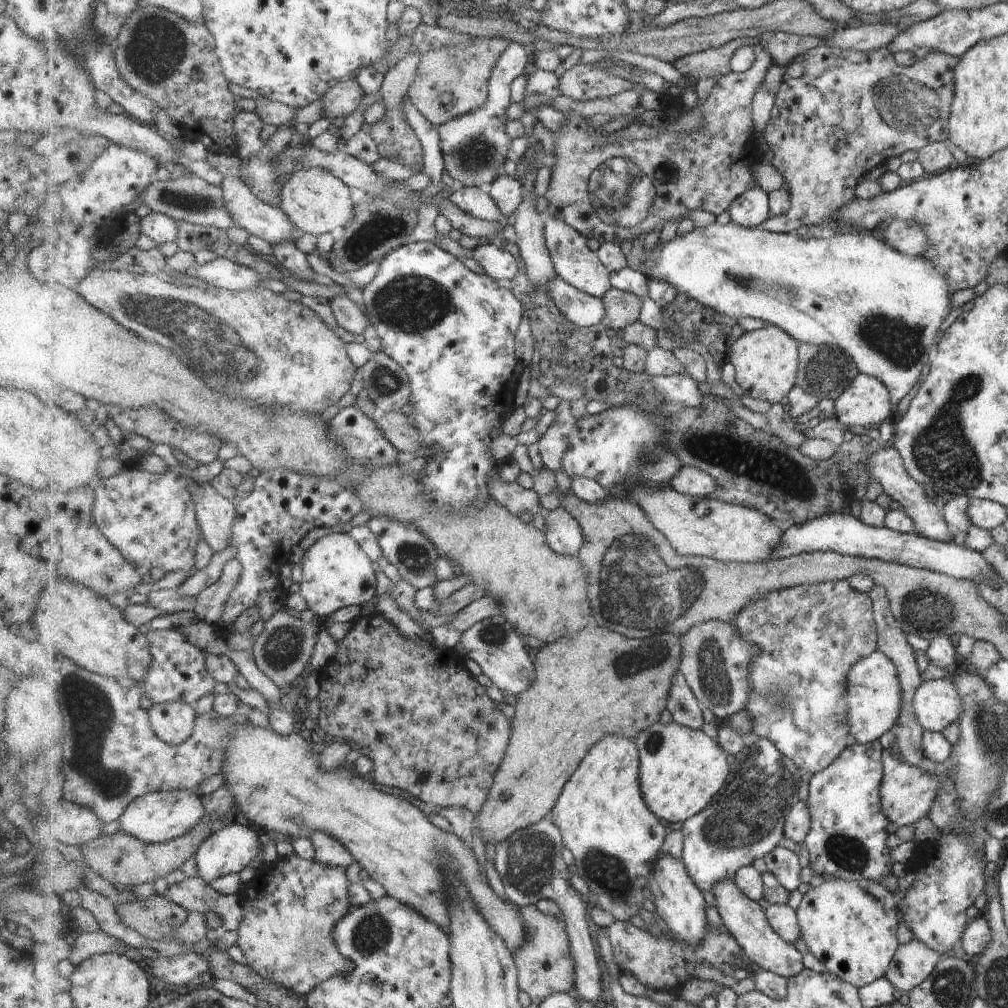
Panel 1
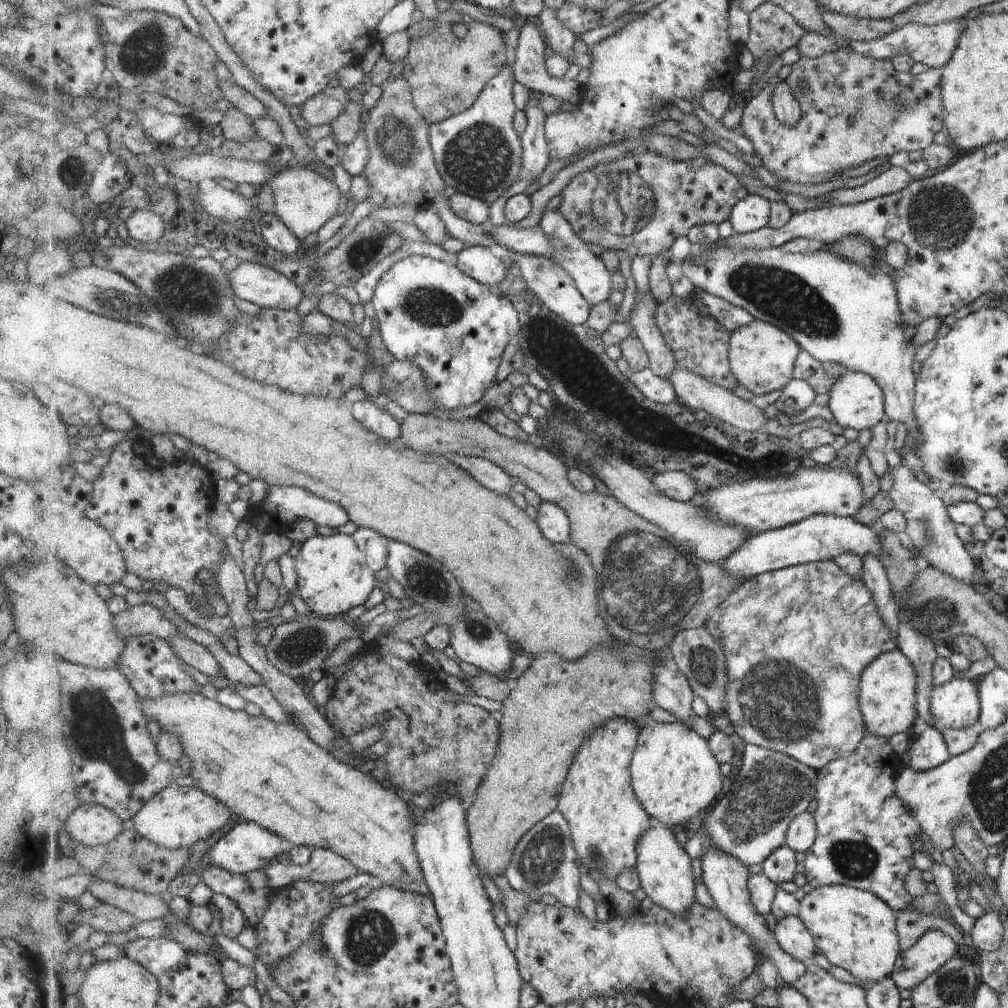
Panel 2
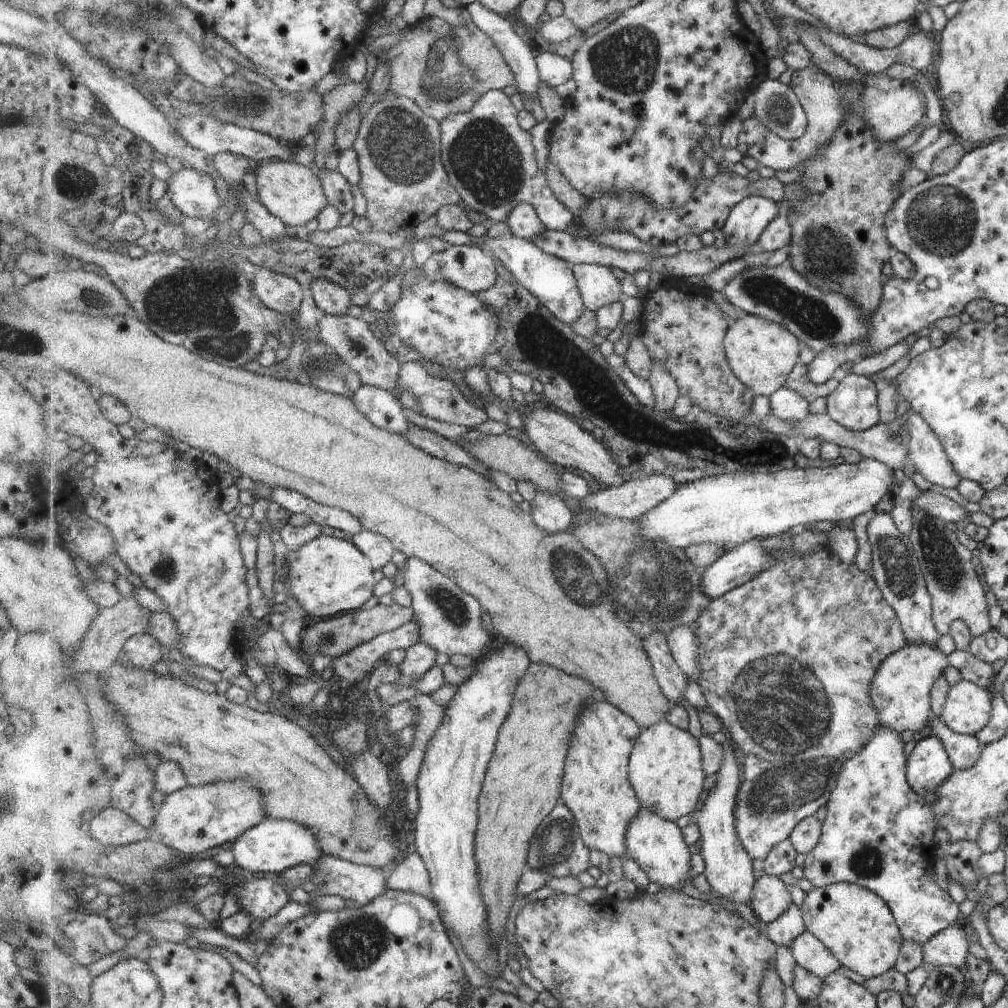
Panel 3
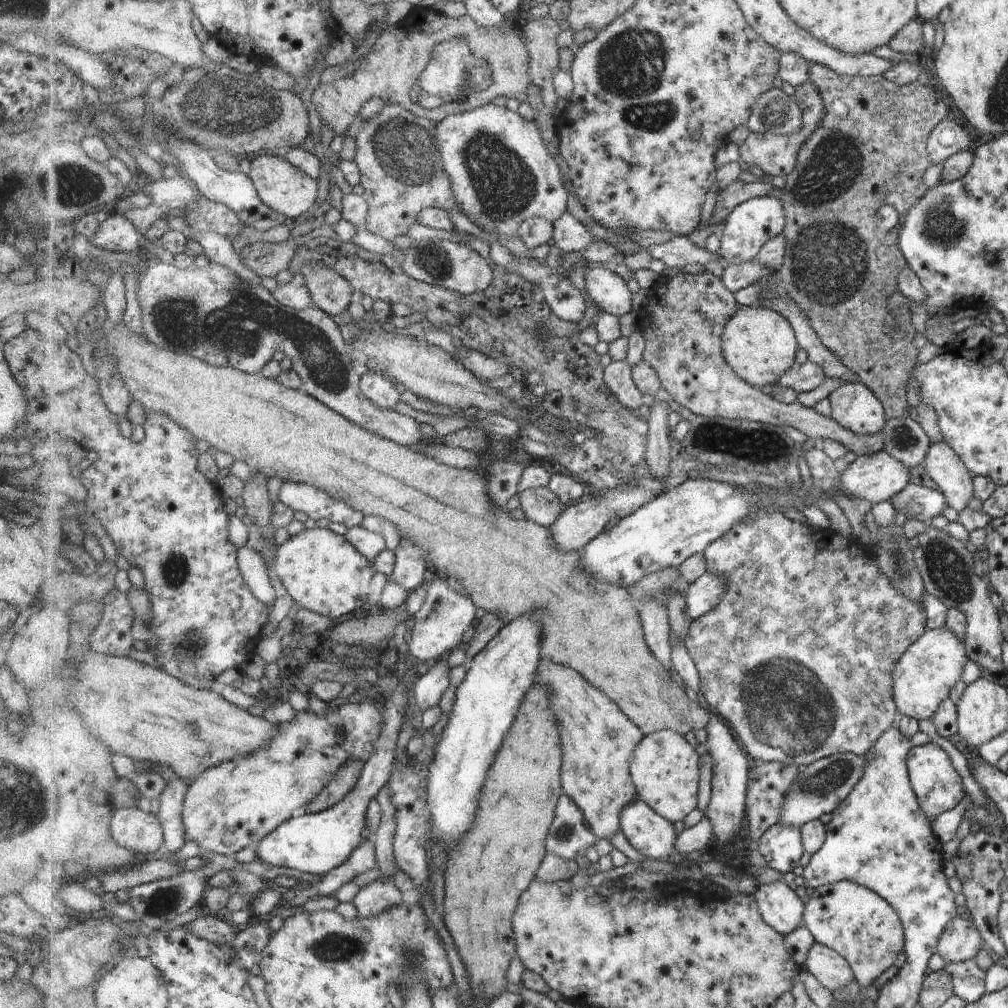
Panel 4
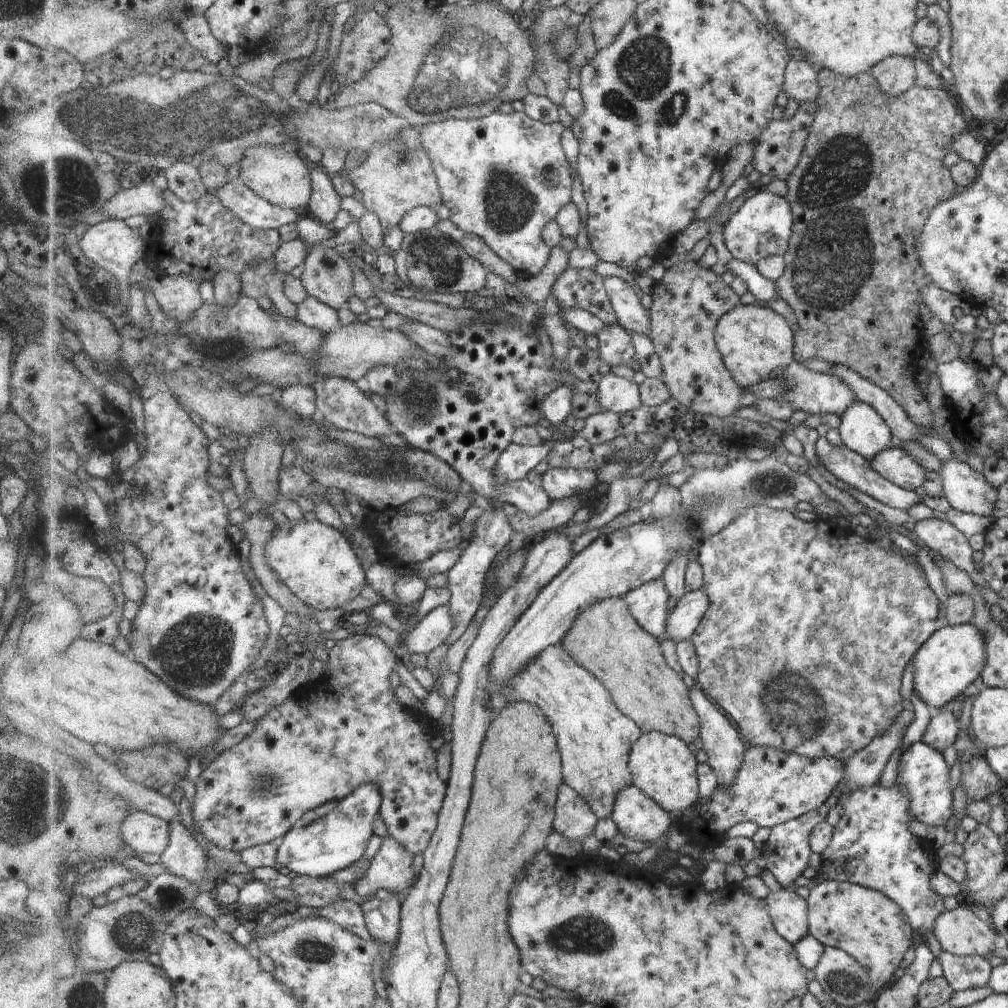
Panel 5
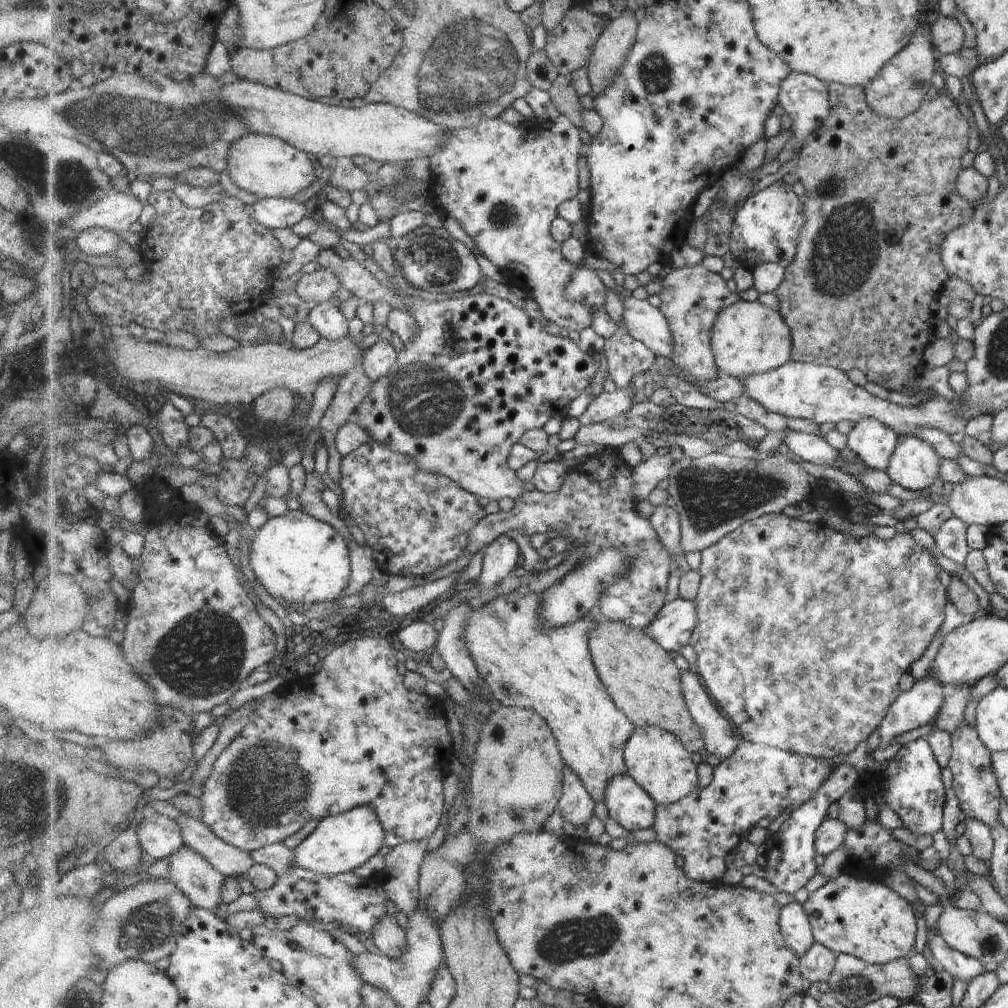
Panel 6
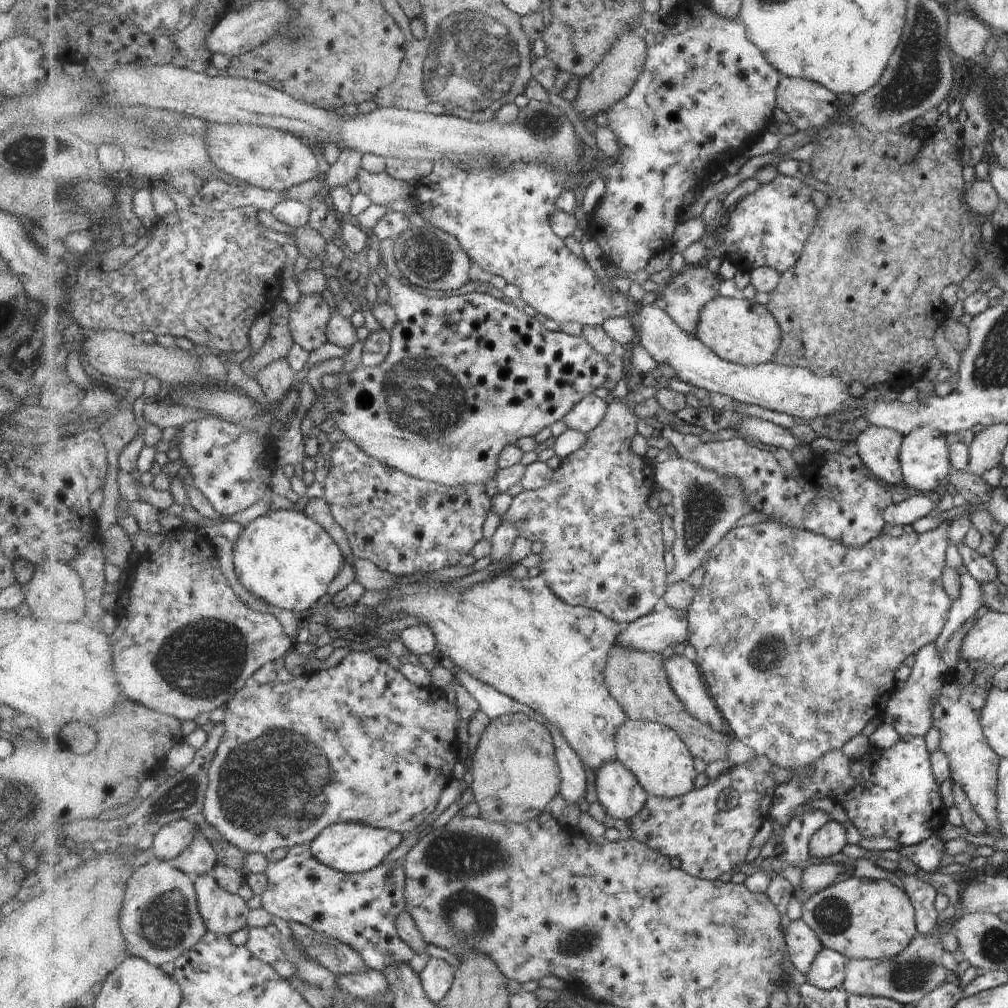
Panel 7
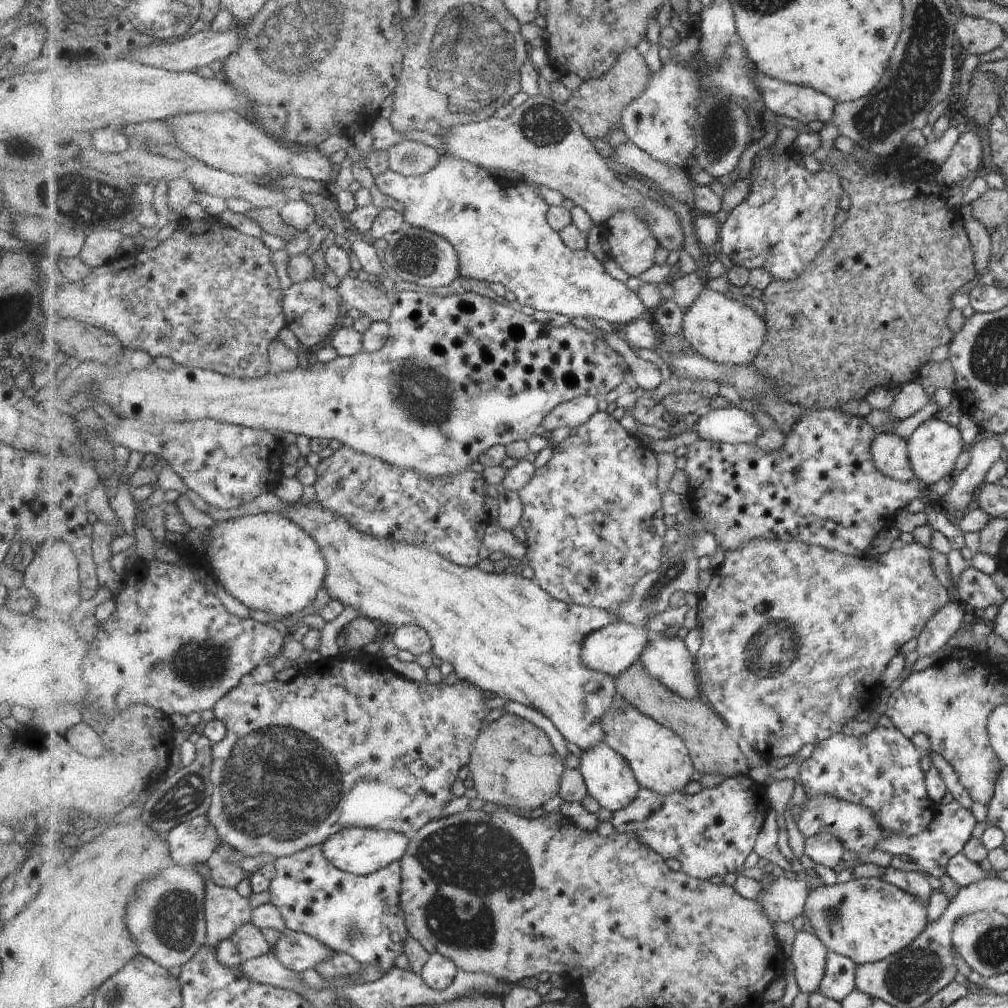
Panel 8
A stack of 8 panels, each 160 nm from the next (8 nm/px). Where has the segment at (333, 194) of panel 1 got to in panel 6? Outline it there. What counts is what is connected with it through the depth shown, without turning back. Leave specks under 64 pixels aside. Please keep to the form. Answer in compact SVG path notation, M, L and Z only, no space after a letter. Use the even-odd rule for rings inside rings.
M247 132L244 137L232 142L226 158L228 174L235 184L261 199L293 199L292 196L309 188L315 178L318 179L307 153L278 136Z

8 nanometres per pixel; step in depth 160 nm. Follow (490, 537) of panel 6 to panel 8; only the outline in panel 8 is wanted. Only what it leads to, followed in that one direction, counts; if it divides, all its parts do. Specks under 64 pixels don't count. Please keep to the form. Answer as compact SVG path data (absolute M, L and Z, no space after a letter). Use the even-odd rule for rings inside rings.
M597 411L586 423L571 430L569 436L557 446L552 446L552 457L548 463L535 471L531 482L518 491L524 506L524 513L520 526L527 534L525 542L528 548L524 564L528 564L535 571L535 581L553 598L570 605L581 605L584 607L597 607L608 610L618 609L625 601L630 601L635 585L650 572L659 570L667 557L665 543L665 532L667 524L663 520L666 514L662 501L662 492L658 487L658 468L656 453L649 448L645 441L641 441L634 435L629 434L618 420L604 411Z

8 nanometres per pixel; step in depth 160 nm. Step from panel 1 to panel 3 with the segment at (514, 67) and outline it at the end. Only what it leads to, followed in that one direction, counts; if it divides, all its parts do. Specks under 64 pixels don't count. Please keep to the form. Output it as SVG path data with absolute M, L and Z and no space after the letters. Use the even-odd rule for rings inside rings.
M493 89L485 93L477 104L464 113L452 114L442 123L442 161L448 170L450 181L463 200L478 213L489 217L493 222L505 222L519 205L533 205L543 224L552 231L568 231L573 224L574 214L567 210L553 194L545 171L537 166L535 148L530 132L519 122L518 111L509 96Z

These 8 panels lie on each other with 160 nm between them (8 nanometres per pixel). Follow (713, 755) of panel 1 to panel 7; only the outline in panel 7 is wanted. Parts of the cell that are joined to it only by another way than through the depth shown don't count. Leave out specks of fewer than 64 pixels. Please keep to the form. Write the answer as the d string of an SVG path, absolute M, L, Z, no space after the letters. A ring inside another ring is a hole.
M627 719L616 734L619 762L636 774L644 789L656 797L677 798L695 789L695 760L681 735L661 723Z

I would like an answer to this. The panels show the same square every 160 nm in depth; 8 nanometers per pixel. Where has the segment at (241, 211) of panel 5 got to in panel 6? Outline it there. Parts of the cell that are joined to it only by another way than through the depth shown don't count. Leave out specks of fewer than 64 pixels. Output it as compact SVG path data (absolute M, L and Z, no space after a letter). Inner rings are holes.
M259 198L252 207L256 219L269 229L291 228L307 216L307 206L290 198Z

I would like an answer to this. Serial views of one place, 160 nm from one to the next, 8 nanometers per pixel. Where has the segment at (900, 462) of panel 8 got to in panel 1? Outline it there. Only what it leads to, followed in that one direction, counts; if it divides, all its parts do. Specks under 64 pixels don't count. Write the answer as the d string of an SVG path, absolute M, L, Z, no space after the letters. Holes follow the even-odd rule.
M859 372L836 400L836 417L843 428L867 424L877 427L886 421L891 409L891 399L884 383Z

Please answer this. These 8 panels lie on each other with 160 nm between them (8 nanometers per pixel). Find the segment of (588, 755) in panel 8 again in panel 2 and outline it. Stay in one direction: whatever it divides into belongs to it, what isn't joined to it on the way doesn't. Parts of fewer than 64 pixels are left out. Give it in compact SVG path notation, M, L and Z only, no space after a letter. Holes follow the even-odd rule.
M655 826L647 830L637 844L638 863L637 870L640 886L647 896L651 898L653 905L661 906L663 910L671 914L685 914L695 904L695 874L693 874L693 862L691 856L685 852L683 846L679 846L675 831L669 827Z

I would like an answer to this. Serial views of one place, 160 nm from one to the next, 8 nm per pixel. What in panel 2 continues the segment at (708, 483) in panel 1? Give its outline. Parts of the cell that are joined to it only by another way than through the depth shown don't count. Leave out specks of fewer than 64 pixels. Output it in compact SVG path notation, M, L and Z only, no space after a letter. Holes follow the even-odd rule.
M801 468L795 474L781 478L755 478L749 482L731 482L705 494L699 492L697 480L691 471L665 471L651 473L653 484L661 488L665 496L682 502L693 501L702 505L711 518L721 524L747 528L753 535L771 530L780 530L791 524L798 524L815 514L835 514L837 517L852 517L853 512L863 505L861 484L849 470L821 470L821 468Z

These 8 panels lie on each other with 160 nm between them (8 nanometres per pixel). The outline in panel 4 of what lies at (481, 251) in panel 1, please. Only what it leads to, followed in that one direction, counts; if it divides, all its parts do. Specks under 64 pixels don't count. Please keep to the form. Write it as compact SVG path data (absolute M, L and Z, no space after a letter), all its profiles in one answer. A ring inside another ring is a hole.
M448 239L415 240L409 248L403 250L400 260L403 270L416 281L437 285L464 295L482 293L496 277L496 270L489 264L489 259L473 251L468 243L452 242Z

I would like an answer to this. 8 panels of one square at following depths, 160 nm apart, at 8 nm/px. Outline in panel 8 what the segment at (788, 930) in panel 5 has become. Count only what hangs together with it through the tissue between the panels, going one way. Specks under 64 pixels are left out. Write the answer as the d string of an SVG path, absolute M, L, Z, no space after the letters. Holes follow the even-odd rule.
M803 929L795 934L790 960L801 992L810 995L820 990L829 951L816 934Z

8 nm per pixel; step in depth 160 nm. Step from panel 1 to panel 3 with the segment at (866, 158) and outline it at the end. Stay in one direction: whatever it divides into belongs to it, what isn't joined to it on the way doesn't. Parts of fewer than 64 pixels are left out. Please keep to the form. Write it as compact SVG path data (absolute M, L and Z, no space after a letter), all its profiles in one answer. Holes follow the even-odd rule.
M811 66L796 70L791 75L790 86L798 94L808 116L807 132L797 140L787 140L766 126L754 116L741 122L741 132L737 136L737 151L745 157L754 159L773 170L799 169L804 162L816 153L820 146L826 145L836 133L844 114L849 111L859 113L872 128L872 133L884 143L895 141L911 130L923 116L925 107L921 90L914 90L911 82L889 78L881 73L872 75L863 73L864 80L855 85L837 85L834 80L823 74L817 67Z

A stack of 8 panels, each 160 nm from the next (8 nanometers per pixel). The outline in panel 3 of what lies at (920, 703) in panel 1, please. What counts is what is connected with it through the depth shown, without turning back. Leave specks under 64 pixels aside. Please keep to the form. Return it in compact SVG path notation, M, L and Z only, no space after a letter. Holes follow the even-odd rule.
M961 679L948 687L940 719L951 732L974 736L986 725L991 709L989 690Z

